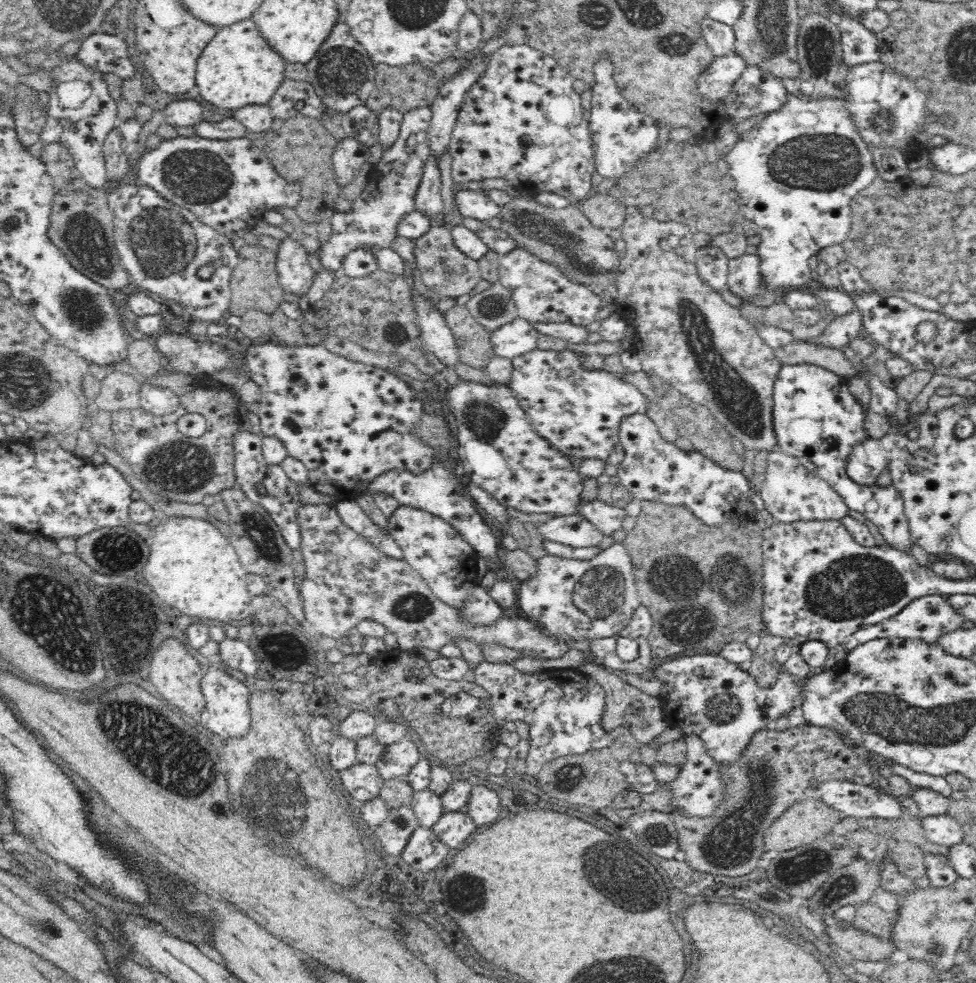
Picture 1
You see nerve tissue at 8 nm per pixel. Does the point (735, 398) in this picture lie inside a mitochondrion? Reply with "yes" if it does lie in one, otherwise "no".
yes

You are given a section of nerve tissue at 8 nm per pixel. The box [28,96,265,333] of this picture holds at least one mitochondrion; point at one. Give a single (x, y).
(162, 244)

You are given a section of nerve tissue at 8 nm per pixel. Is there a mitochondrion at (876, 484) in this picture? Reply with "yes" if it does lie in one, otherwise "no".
no

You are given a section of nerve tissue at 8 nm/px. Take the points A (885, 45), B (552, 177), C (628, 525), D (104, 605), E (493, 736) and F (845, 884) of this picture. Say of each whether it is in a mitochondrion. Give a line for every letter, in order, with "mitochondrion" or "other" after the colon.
A: other
B: other
C: other
D: mitochondrion
E: other
F: mitochondrion

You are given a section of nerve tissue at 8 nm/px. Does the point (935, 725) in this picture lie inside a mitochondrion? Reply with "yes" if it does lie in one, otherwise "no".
yes

